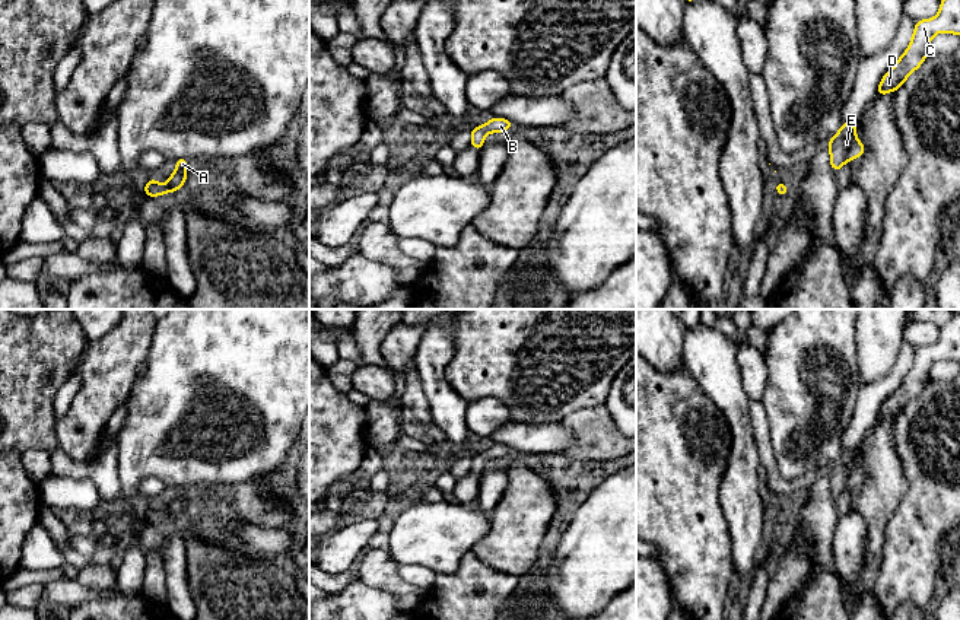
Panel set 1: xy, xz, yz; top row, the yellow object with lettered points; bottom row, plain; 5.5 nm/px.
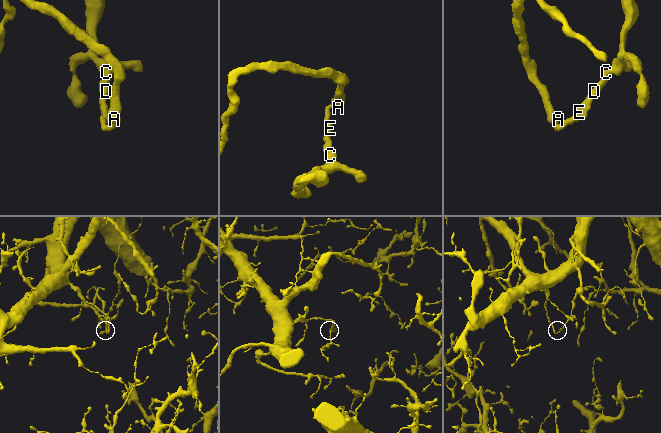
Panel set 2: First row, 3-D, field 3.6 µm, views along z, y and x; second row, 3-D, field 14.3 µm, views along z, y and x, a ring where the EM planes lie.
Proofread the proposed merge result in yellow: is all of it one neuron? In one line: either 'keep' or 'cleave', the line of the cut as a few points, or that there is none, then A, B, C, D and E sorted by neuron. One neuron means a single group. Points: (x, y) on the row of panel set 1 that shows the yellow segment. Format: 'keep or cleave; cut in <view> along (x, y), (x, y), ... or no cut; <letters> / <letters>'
keep; no cut; A B C D E

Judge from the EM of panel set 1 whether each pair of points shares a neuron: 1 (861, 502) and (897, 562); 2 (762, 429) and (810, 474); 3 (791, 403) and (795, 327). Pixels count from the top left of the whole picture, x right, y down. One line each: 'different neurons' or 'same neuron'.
1: different neurons
2: same neuron
3: same neuron

